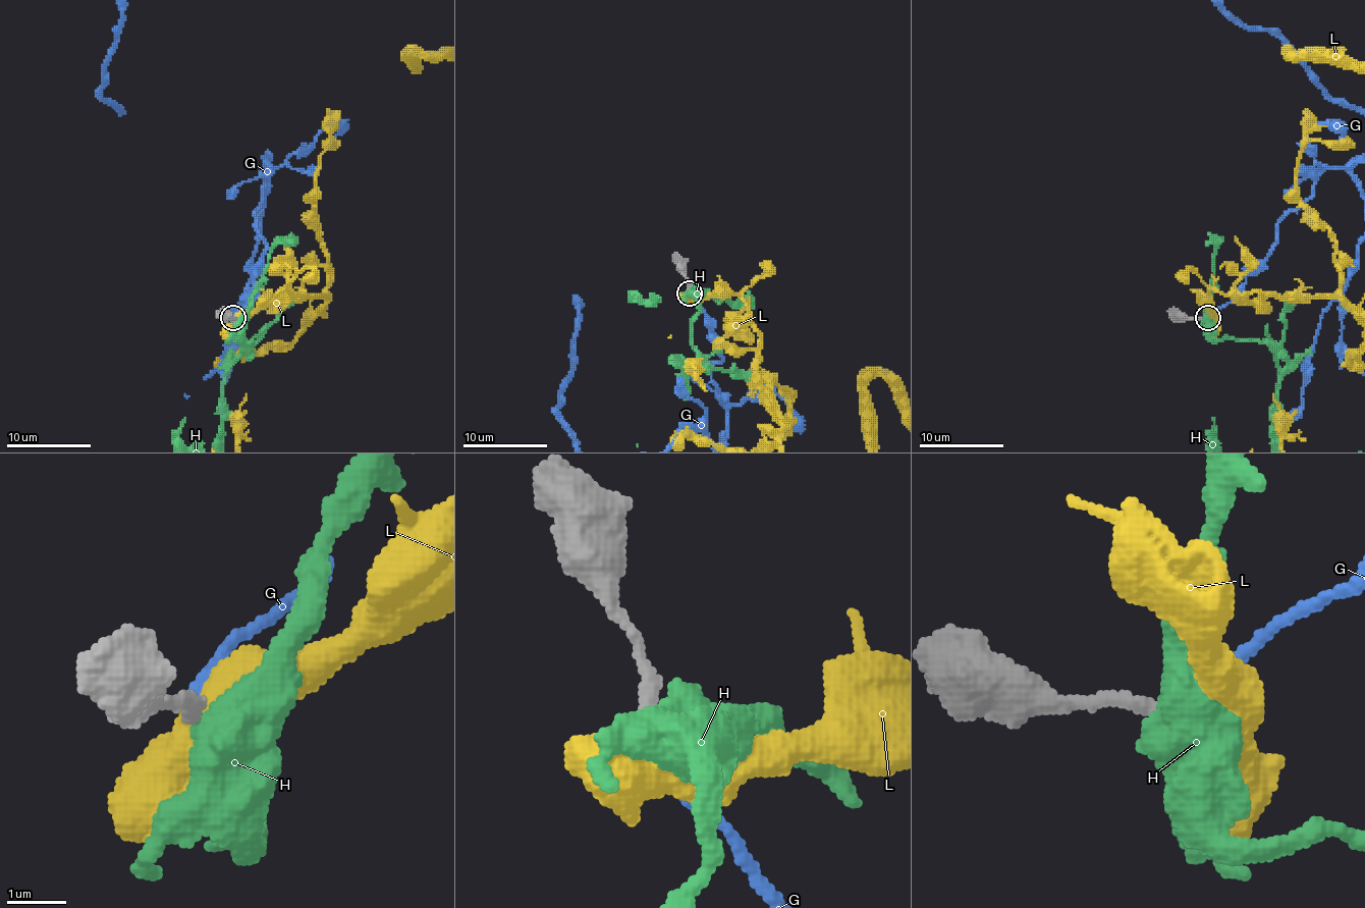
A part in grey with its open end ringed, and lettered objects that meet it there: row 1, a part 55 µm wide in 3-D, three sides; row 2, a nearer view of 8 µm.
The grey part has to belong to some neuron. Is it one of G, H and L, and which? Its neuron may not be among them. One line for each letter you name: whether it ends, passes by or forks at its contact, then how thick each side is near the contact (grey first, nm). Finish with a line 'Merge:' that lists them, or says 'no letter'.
G: it ends there; 280 nm thick on the grey side, 180 nm on the other
Merge: G

